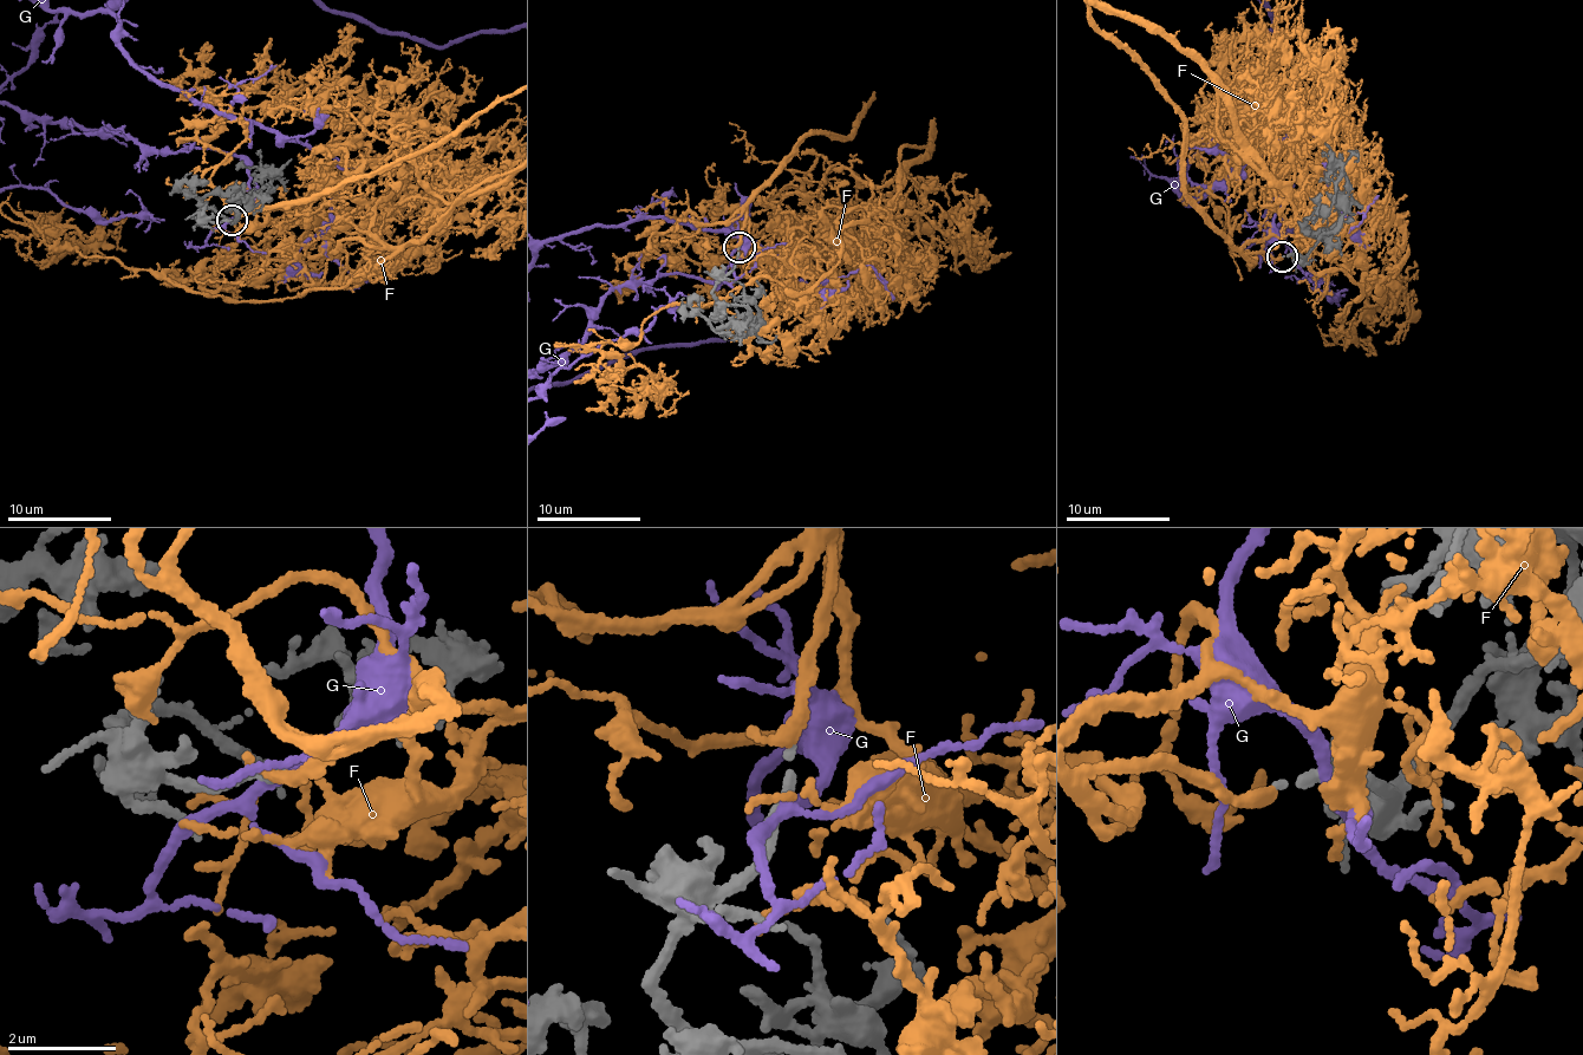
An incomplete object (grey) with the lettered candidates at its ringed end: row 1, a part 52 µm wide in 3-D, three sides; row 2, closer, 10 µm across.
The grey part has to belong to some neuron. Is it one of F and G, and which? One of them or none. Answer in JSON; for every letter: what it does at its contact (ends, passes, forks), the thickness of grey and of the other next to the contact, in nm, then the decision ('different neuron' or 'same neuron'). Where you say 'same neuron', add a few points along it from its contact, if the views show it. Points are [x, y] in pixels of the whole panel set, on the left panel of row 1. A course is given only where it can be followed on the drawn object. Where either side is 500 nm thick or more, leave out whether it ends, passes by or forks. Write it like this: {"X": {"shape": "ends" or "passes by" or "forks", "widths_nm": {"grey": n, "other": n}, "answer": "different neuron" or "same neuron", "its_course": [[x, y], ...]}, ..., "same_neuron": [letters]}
{"F": {"shape": "passes by", "widths_nm": {"grey": 130, "other": 180}, "answer": "same neuron"}, "G": {"shape": "forks", "widths_nm": {"grey": 240, "other": 180}, "answer": "different neuron"}, "same_neuron": ["F"]}

